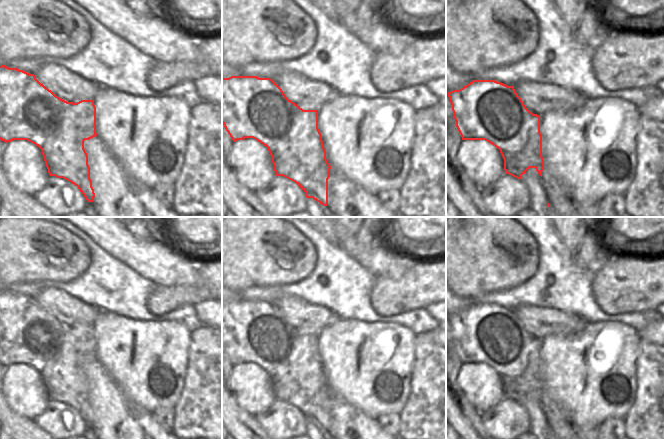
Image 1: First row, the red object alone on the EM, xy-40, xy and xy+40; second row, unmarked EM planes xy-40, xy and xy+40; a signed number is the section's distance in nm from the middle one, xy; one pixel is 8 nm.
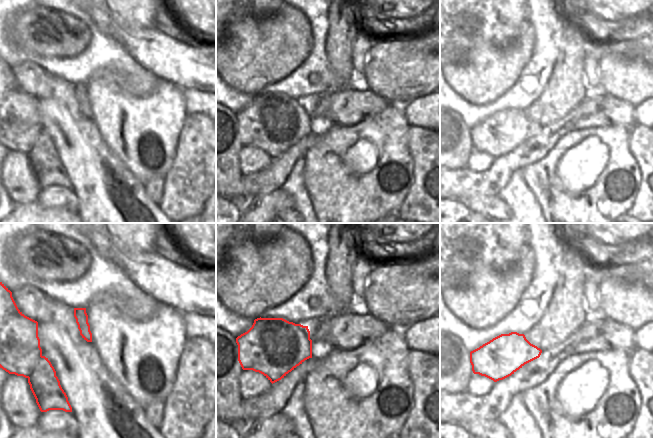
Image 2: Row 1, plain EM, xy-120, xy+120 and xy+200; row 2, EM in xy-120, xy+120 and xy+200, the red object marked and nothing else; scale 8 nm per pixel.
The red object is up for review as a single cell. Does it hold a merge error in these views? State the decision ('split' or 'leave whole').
split

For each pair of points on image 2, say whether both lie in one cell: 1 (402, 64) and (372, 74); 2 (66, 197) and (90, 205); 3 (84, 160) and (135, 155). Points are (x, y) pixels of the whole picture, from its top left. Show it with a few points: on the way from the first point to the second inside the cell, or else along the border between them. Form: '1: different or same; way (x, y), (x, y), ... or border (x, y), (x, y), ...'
1: same; way (395, 69), (385, 74), (379, 74)
2: different; border (71, 188), (77, 197), (78, 211)
3: different; border (103, 139), (109, 149), (133, 175)

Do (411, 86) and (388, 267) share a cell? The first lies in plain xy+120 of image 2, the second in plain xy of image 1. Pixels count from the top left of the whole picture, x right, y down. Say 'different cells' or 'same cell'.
different cells

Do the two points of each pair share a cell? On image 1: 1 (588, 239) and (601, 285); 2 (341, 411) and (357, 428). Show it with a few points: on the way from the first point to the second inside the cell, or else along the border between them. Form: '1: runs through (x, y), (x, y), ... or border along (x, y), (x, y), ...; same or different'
1: border along (608, 258), (594, 274); different
2: runs through (344, 415), (353, 424); same

